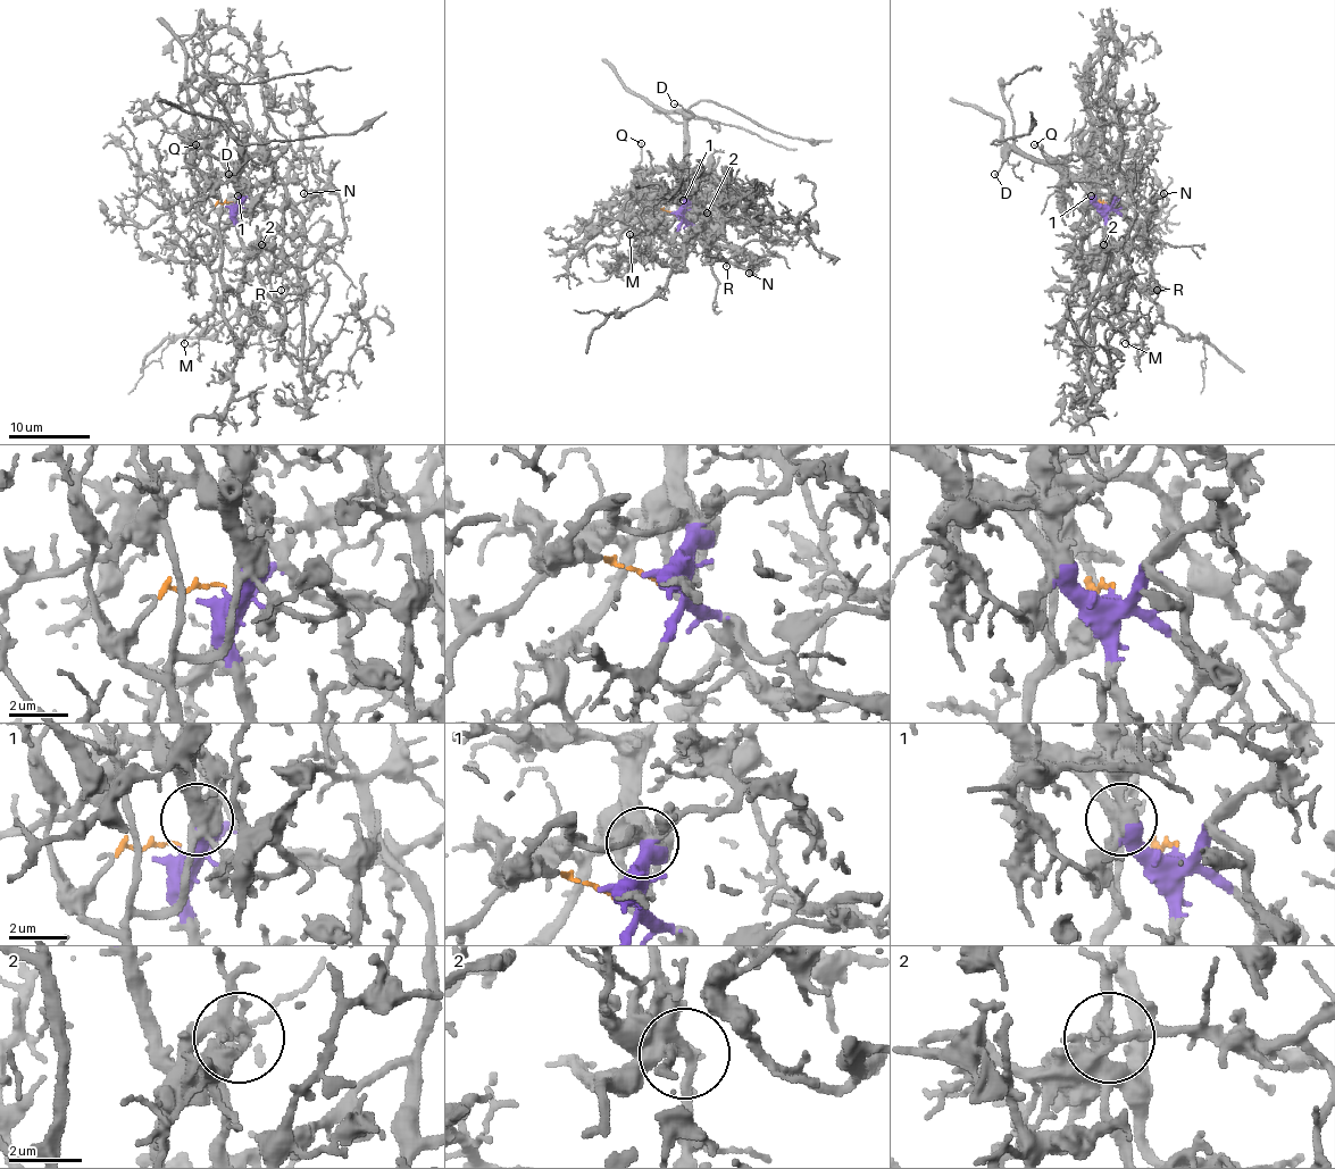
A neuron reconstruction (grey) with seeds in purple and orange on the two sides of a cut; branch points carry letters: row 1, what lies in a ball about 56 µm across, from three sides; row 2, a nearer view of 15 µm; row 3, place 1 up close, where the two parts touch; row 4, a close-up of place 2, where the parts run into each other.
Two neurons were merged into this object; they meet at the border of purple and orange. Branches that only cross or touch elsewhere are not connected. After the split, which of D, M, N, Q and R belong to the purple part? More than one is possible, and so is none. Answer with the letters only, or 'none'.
D, M, N, R

